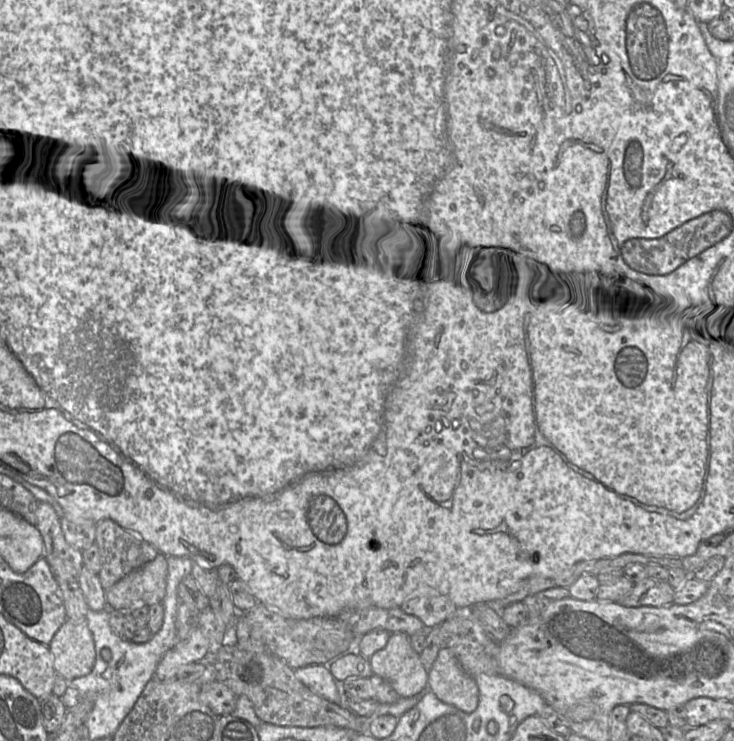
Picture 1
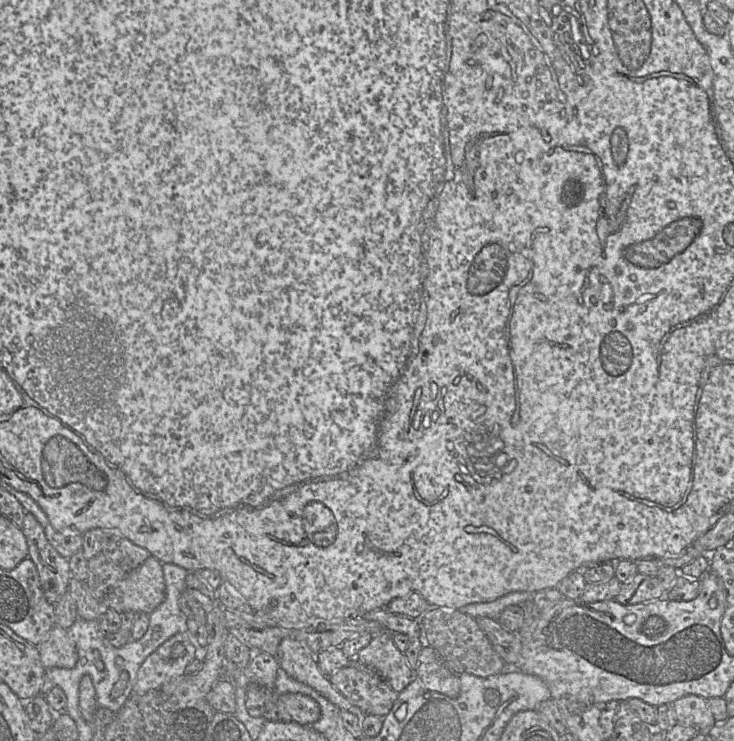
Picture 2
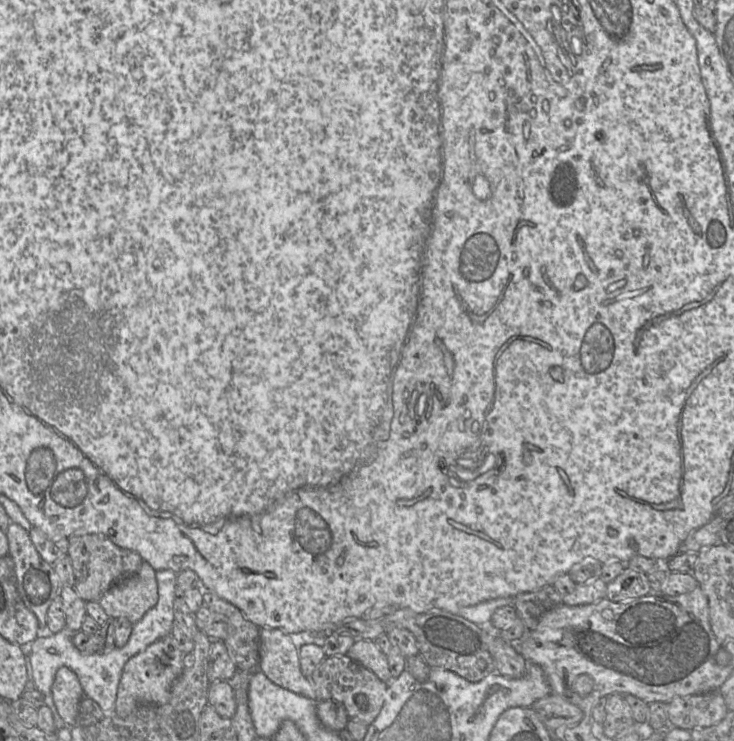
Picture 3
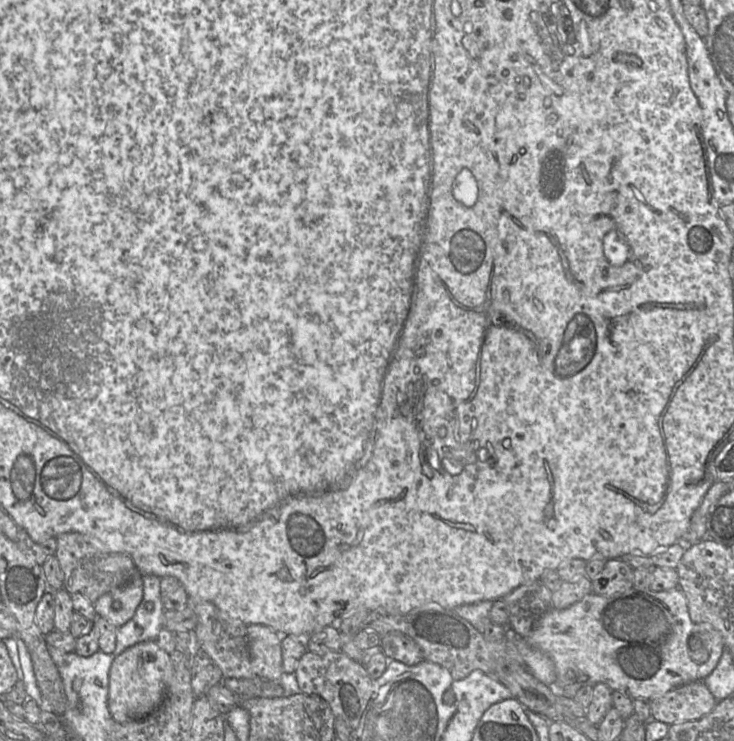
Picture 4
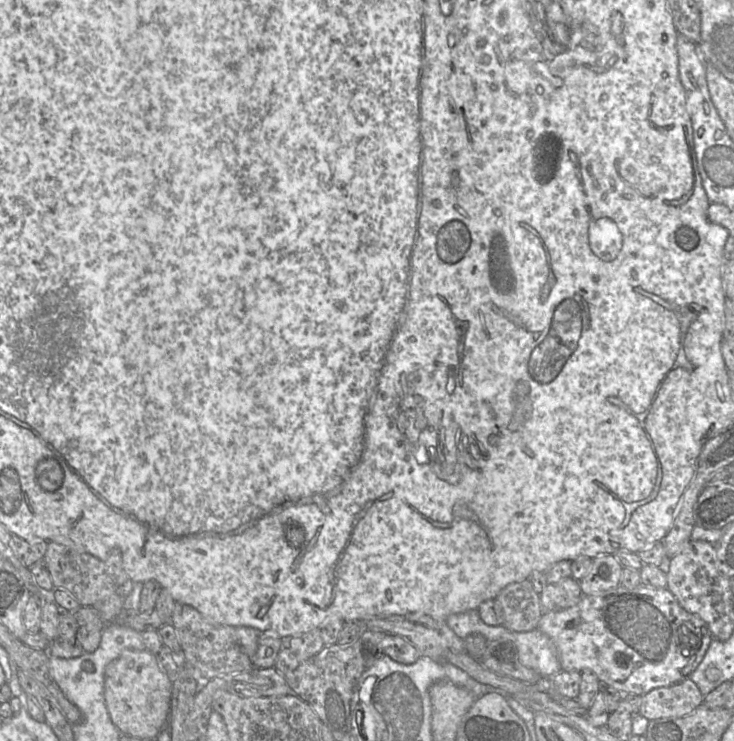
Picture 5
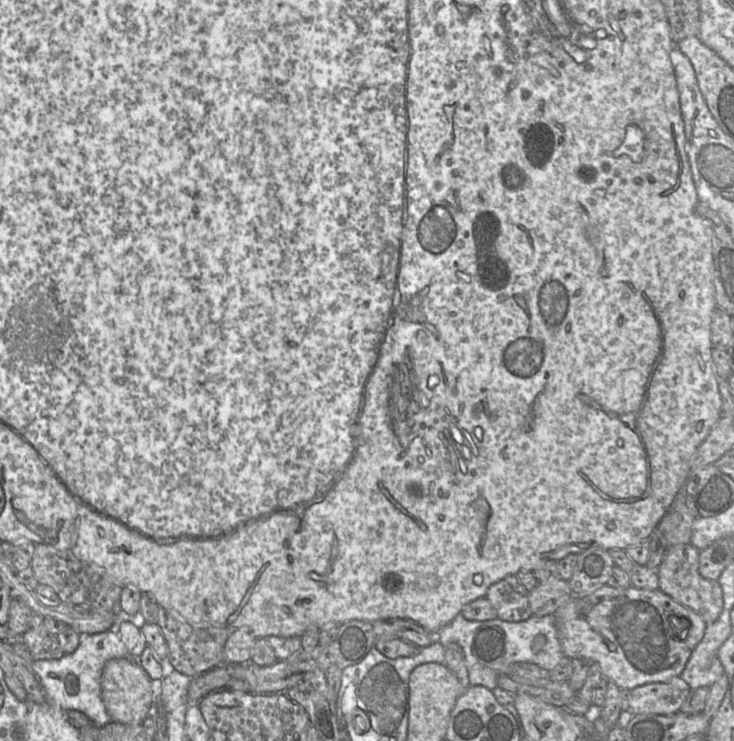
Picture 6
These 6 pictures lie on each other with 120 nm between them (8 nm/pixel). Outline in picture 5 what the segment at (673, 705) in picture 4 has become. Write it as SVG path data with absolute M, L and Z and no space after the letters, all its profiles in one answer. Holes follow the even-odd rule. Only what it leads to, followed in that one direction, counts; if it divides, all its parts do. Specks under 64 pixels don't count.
M686 678L676 684L652 689L641 696L639 714L648 720L684 717L703 705L704 695L697 684Z

